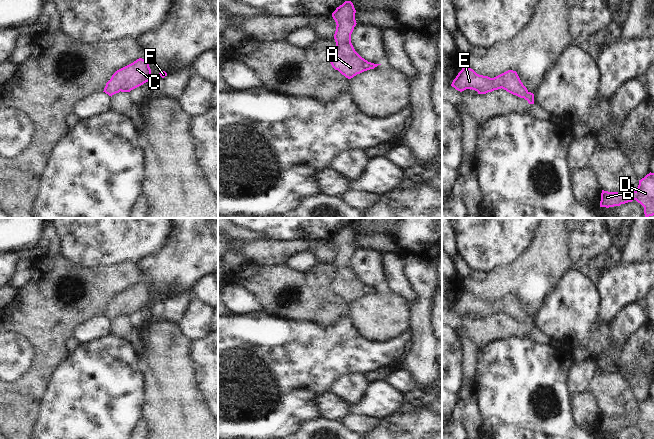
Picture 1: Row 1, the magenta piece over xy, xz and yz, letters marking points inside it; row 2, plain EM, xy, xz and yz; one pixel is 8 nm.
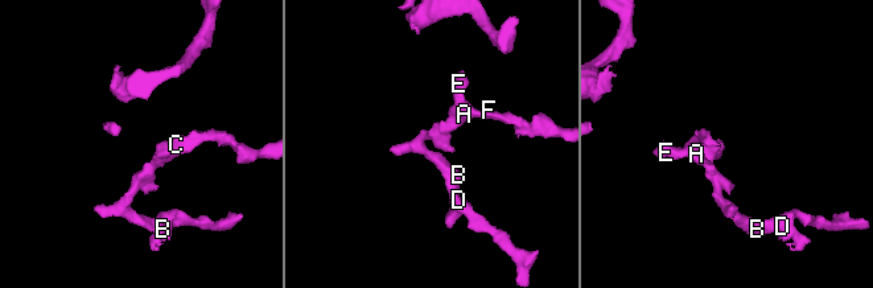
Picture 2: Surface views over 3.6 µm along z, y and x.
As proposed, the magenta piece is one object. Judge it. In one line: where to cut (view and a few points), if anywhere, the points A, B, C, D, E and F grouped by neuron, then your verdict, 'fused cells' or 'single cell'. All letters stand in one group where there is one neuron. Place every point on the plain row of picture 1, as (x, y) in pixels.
no cut; A B C D E F; single cell

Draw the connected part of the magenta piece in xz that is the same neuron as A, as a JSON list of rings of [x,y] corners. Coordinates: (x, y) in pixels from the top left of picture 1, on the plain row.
[[[345,225],[332,237],[337,249],[334,258],[336,277],[330,283],[330,287],[335,294],[348,303],[381,289],[368,286],[355,275],[351,267],[351,258],[357,248],[355,237],[356,234],[351,225]]]

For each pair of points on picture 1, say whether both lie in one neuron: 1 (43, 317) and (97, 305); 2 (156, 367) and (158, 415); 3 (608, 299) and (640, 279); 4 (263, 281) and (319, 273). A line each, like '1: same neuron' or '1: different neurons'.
1: same neuron
2: same neuron
3: same neuron
4: same neuron

